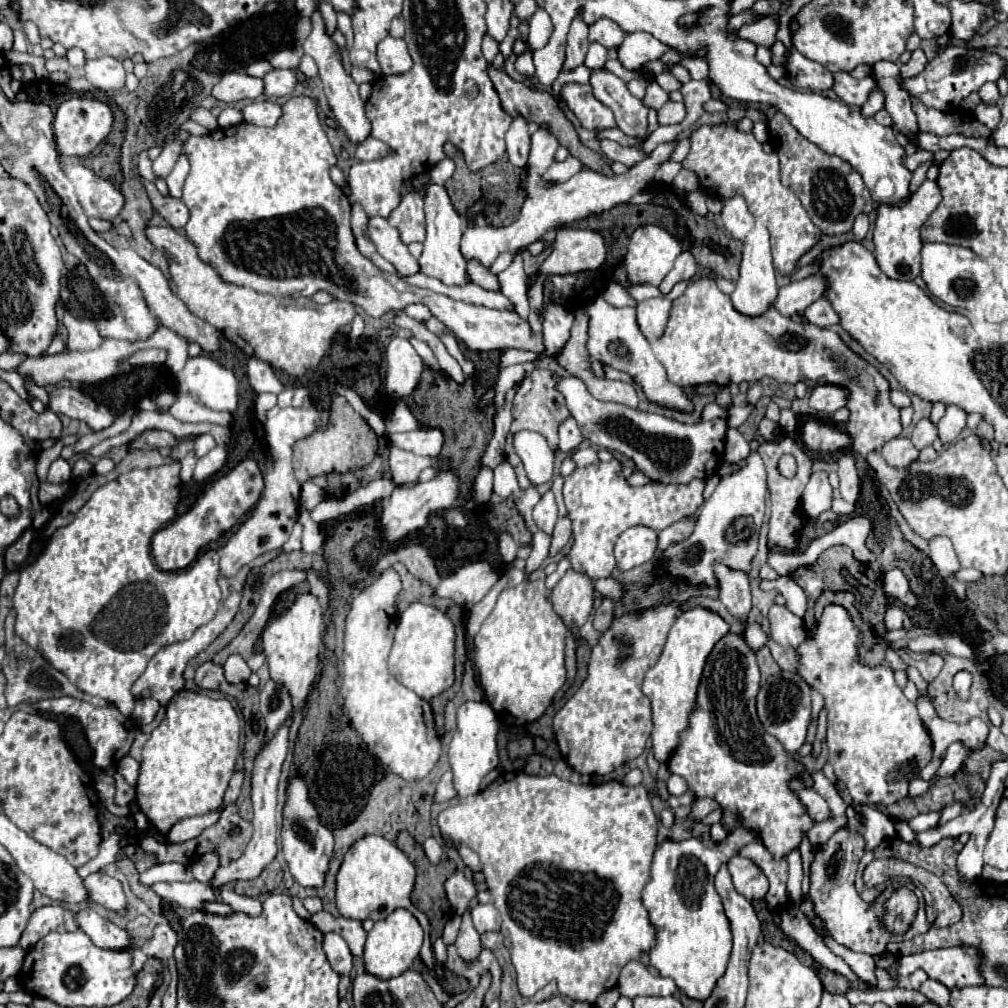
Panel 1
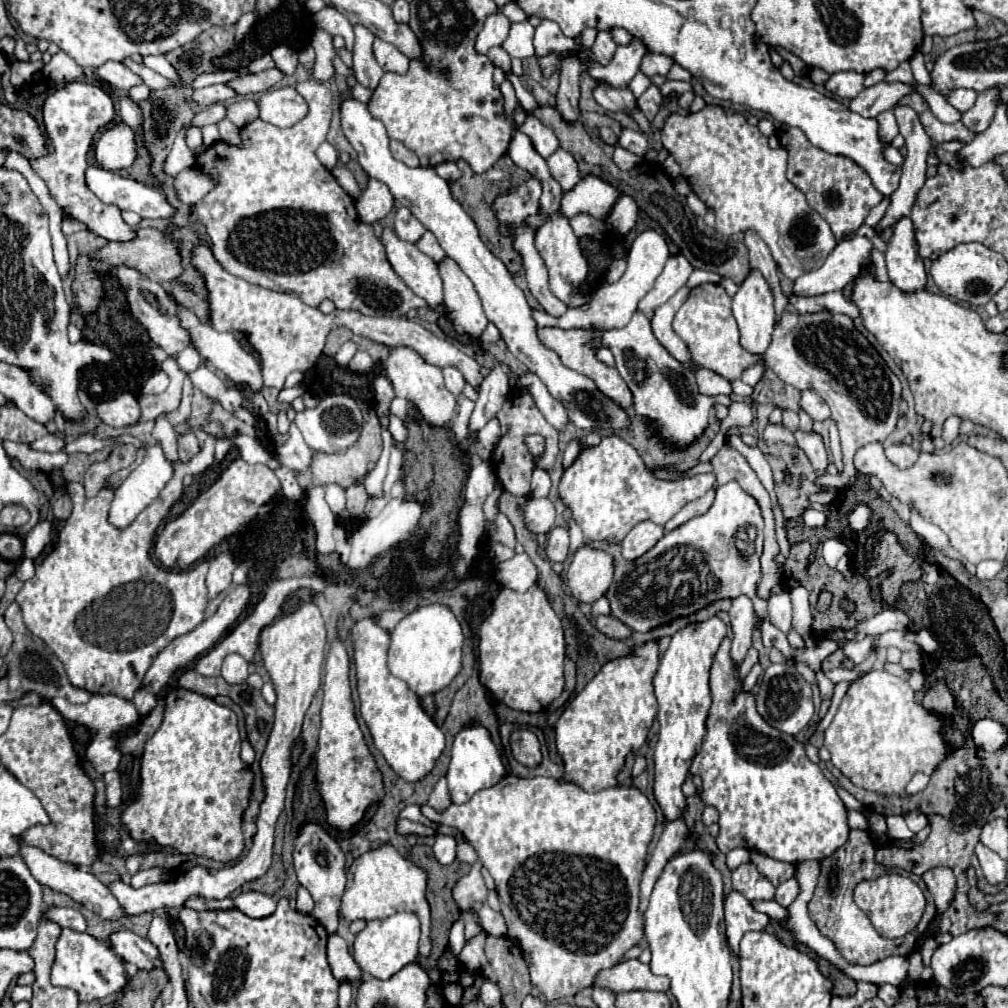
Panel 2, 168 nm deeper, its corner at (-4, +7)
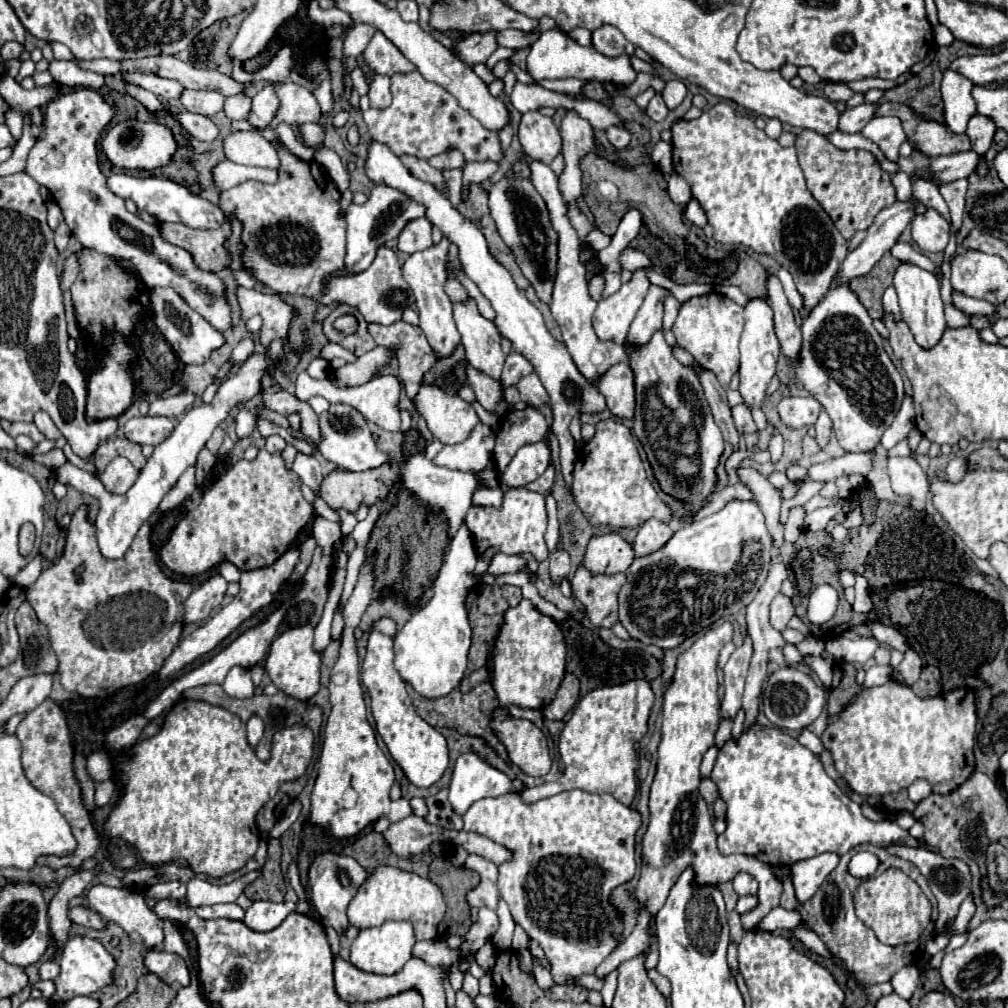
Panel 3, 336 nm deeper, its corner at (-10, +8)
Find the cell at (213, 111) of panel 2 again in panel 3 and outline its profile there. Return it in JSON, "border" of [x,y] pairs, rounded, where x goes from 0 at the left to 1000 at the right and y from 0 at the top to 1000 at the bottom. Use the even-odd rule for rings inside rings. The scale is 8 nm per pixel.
{"border":[[[244,91],[224,97],[224,115],[230,119],[244,119],[250,109],[250,99]]]}

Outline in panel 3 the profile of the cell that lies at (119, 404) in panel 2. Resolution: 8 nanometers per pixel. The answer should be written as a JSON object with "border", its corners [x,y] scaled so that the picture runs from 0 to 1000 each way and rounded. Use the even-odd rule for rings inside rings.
{"border":[[[139,413],[131,415],[123,423],[123,433],[129,438],[135,438],[139,442],[157,442],[163,438],[175,423],[175,417],[165,415],[165,413]]]}

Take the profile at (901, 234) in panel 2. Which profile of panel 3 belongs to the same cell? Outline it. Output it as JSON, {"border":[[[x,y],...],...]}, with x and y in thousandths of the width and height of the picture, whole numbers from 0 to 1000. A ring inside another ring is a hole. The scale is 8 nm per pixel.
{"border":[[[895,260],[887,272],[887,286],[891,290],[895,317],[901,321],[903,329],[907,331],[909,341],[915,343],[917,347],[929,343],[938,327],[937,306],[935,306],[935,296],[933,296],[933,280],[929,278],[929,274],[903,260]]]}

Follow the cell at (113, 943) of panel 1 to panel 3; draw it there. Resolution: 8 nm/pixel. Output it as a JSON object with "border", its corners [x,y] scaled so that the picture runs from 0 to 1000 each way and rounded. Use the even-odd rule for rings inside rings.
{"border":[[[157,940],[145,942],[145,960],[159,968],[163,974],[167,976],[177,976],[177,978],[187,978],[188,976],[188,966],[185,960],[183,950],[179,950],[177,946],[169,946]]]}

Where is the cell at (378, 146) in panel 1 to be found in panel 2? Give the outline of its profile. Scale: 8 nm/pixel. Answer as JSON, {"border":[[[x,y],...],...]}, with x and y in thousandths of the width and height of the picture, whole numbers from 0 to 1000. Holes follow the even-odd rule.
{"border":[[[387,140],[387,150],[389,150],[391,158],[395,158],[407,166],[415,166],[415,156],[407,148],[403,148],[397,140]]]}

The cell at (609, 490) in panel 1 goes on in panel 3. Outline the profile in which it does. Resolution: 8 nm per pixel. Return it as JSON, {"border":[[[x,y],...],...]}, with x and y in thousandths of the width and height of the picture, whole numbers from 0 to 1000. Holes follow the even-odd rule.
{"border":[[[611,417],[593,419],[589,435],[575,444],[569,460],[567,488],[571,500],[591,522],[599,520],[609,524],[629,524],[639,520],[643,514],[653,514],[659,518],[665,516],[665,504],[653,494],[653,488],[641,474],[627,429]]]}

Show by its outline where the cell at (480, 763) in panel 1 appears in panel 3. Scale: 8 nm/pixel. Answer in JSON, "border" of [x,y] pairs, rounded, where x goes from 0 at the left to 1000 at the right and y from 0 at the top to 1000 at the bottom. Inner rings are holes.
{"border":[[[458,748],[452,754],[446,776],[446,798],[452,808],[460,810],[462,804],[478,792],[494,792],[508,786],[506,772],[484,760],[474,748]]]}

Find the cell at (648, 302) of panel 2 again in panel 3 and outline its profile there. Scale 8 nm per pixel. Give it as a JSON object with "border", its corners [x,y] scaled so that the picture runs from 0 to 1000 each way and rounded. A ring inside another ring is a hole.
{"border":[[[645,284],[645,290],[643,290],[639,302],[635,304],[631,315],[625,321],[623,333],[619,337],[621,345],[623,343],[639,343],[639,341],[643,341],[647,331],[657,325],[657,312],[659,312],[657,300],[659,300],[659,296],[663,292],[665,290],[659,288],[659,286]]]}

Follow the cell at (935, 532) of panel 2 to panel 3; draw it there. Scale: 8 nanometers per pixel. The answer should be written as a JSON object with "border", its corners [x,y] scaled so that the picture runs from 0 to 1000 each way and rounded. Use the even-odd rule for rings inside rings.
{"border":[[[903,452],[899,454],[883,454],[881,470],[885,476],[885,484],[893,492],[903,492],[905,504],[919,504],[921,476],[911,458]]]}

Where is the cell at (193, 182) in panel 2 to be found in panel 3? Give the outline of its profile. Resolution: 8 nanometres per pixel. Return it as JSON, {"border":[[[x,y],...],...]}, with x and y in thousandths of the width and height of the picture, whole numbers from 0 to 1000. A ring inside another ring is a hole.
{"border":[[[228,159],[218,161],[210,169],[210,175],[212,175],[212,181],[214,181],[216,188],[226,188],[226,187],[236,185],[244,179],[256,179],[256,181],[264,181],[264,183],[272,183],[276,179],[274,169],[254,167],[254,165],[238,165],[238,163],[232,163]]]}

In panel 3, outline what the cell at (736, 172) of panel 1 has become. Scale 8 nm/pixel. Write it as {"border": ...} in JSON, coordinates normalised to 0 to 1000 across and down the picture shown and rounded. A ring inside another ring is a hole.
{"border":[[[710,103],[690,119],[669,121],[667,145],[669,169],[677,173],[687,188],[687,196],[698,206],[702,222],[708,226],[708,238],[716,242],[736,242],[752,252],[766,252],[766,256],[788,274],[790,286],[798,296],[798,304],[794,306],[798,317],[821,290],[823,280],[841,252],[841,240],[800,187],[790,147],[774,145],[770,139],[762,137],[758,129],[750,127],[744,117],[730,115],[722,103]]]}

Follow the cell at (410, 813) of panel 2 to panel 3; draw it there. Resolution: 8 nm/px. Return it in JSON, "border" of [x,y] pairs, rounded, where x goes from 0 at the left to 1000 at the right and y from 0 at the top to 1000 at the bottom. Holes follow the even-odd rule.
{"border":[[[363,554],[357,563],[355,579],[341,601],[343,625],[337,637],[337,653],[327,669],[327,696],[329,706],[321,722],[321,738],[313,757],[315,766],[308,790],[310,804],[308,815],[331,831],[349,831],[359,825],[365,817],[375,812],[385,812],[387,815],[407,810],[405,794],[387,794],[387,780],[391,778],[391,762],[383,748],[373,736],[373,726],[365,718],[363,698],[357,679],[357,657],[351,641],[351,623],[357,619],[357,613],[365,599],[369,597],[369,554]]]}

